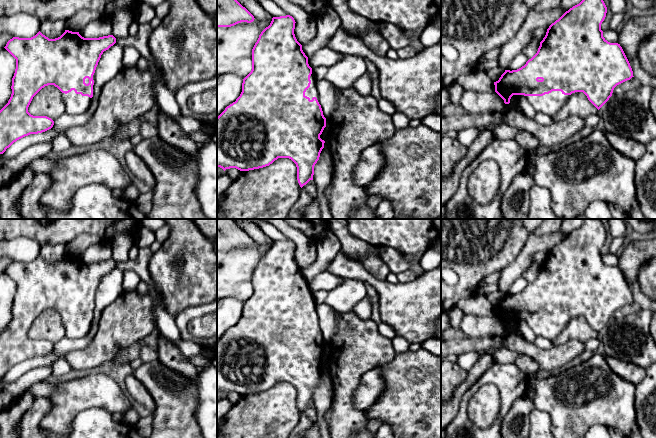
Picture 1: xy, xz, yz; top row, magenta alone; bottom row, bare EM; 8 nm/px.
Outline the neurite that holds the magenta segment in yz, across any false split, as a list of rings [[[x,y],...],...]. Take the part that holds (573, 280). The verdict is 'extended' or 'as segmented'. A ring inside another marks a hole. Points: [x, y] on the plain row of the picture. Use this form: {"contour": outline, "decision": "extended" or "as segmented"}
{"contour": [[[585,219],[579,228],[570,232],[549,250],[537,277],[524,290],[517,294],[505,294],[499,304],[494,306],[495,316],[504,324],[505,328],[510,327],[513,319],[524,319],[536,336],[551,341],[575,316],[583,316],[599,334],[612,320],[617,309],[634,301],[630,287],[620,268],[610,267],[603,261],[601,248],[606,237],[607,231],[600,219]]], "decision": "extended"}

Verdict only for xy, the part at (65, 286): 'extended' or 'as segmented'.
extended

